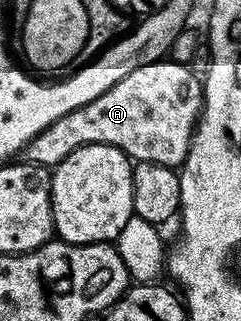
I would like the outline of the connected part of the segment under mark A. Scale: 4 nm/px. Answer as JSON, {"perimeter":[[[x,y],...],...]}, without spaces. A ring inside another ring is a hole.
{"perimeter":[[[169,58],[140,66],[140,70],[132,70],[132,74],[120,78],[112,90],[104,90],[100,98],[92,98],[92,102],[72,110],[72,114],[64,114],[64,118],[56,118],[52,126],[40,130],[40,134],[36,134],[36,138],[32,138],[24,149],[25,163],[39,164],[41,168],[50,170],[55,164],[64,162],[64,158],[68,158],[68,154],[80,146],[107,144],[116,146],[131,161],[156,162],[177,169],[190,152],[194,129],[198,127],[202,115],[202,85],[203,81],[190,66],[177,64]]]}

